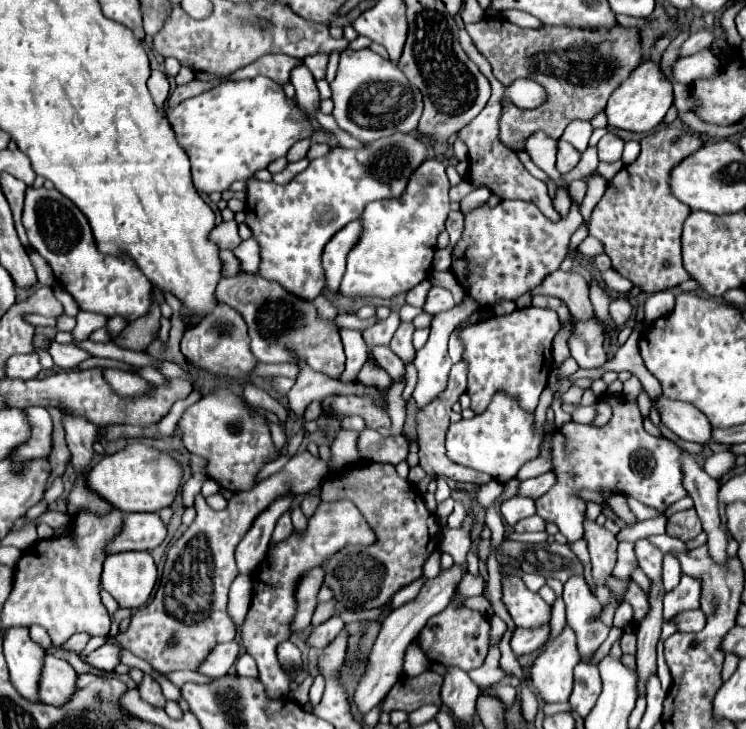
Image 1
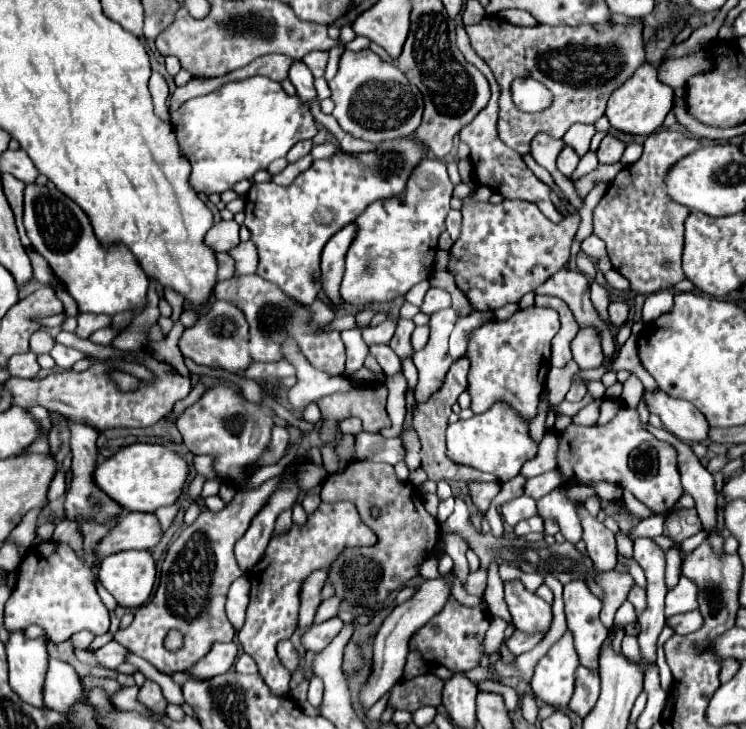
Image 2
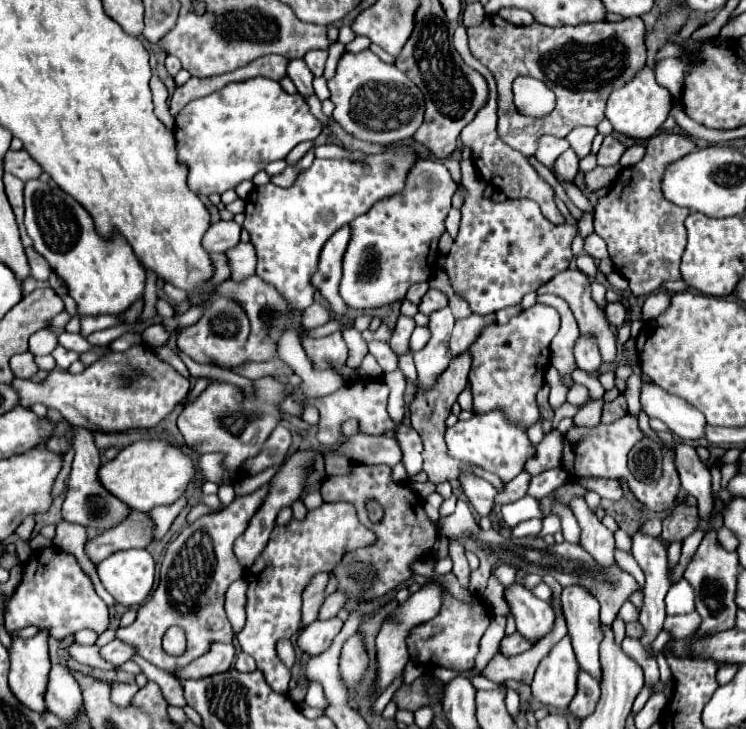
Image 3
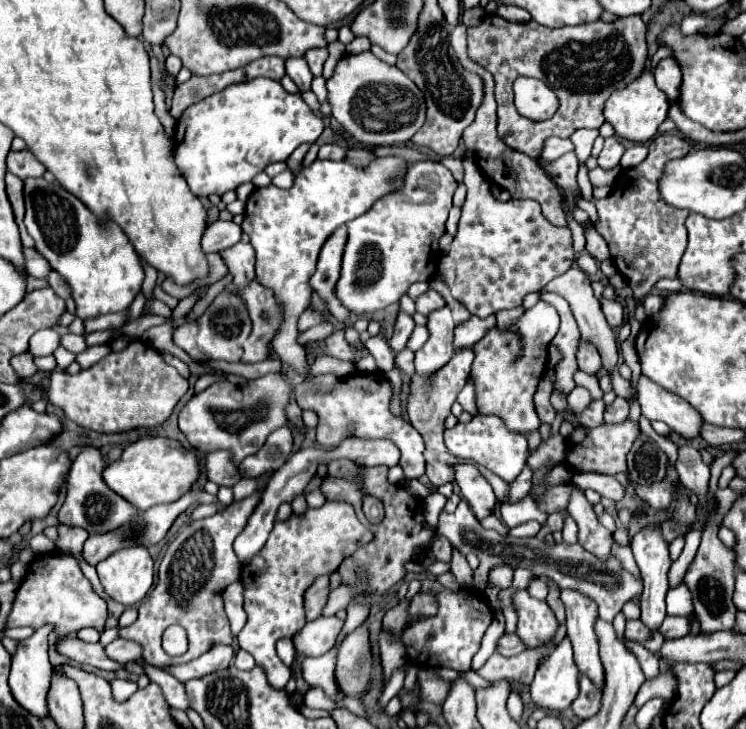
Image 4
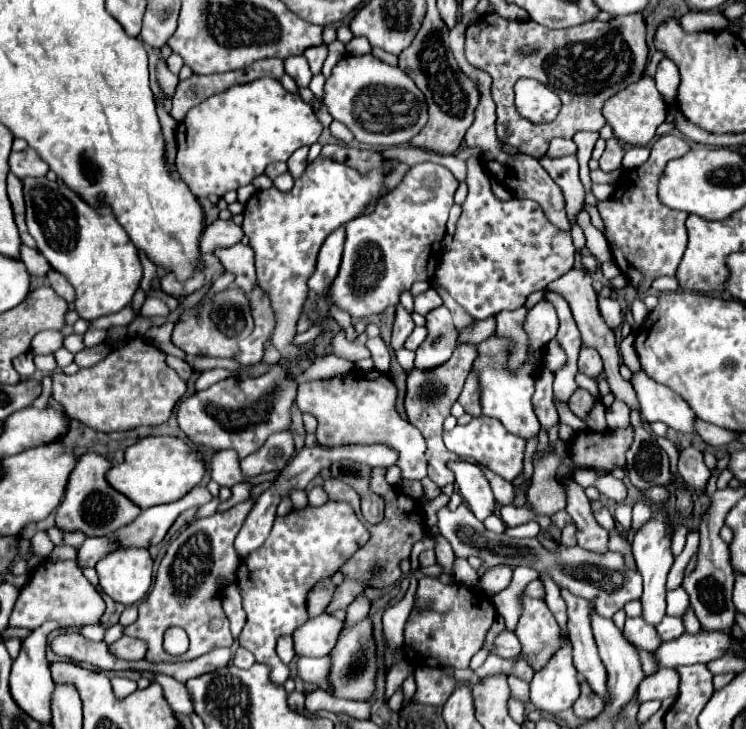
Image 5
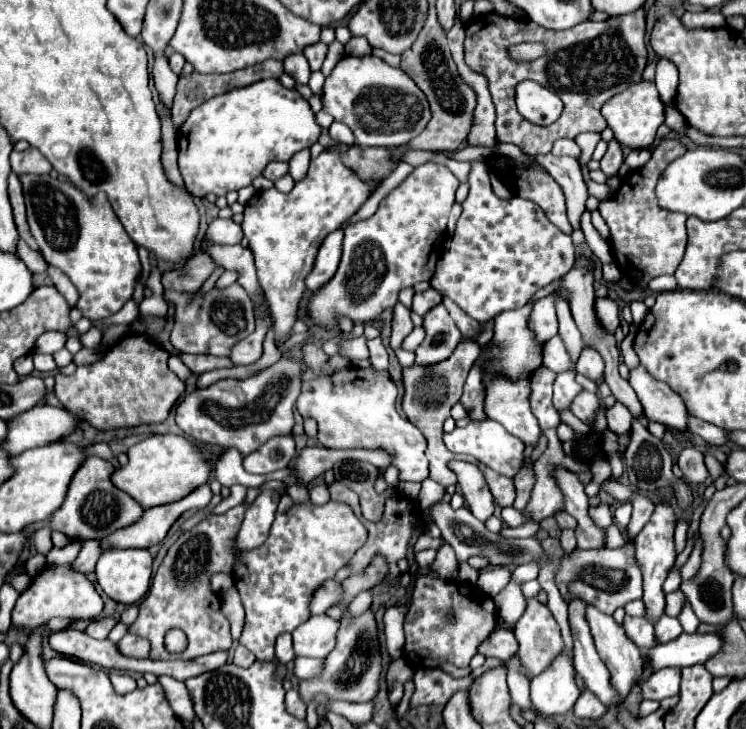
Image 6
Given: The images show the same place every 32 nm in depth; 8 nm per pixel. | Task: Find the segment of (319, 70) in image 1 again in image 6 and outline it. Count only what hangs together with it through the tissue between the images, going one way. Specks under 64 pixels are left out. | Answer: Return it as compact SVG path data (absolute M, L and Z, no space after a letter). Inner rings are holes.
M316 42L316 44L312 44L312 46L306 46L306 48L304 48L304 56L308 58L312 70L320 70L320 68L322 68L322 62L324 62L324 58L326 58L326 44Z

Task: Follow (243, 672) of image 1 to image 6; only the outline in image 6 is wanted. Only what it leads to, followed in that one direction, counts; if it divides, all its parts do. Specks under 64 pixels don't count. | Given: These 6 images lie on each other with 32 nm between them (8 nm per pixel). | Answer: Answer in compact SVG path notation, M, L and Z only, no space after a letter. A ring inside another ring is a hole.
M238 646L238 648L234 650L234 658L232 658L232 662L234 662L236 666L248 668L248 666L252 666L252 662L254 662L254 660L256 660L256 658L254 658L254 654L252 654L248 648Z

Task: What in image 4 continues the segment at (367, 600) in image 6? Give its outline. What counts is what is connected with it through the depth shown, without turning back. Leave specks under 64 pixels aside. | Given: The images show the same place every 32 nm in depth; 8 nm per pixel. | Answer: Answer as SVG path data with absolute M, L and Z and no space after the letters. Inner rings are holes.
M354 602L354 604L350 604L350 606L346 608L346 612L348 612L348 618L346 618L344 628L342 628L342 632L340 632L340 638L342 638L344 634L350 634L356 626L360 626L360 622L364 622L364 620L368 618L368 604L364 604L364 602Z

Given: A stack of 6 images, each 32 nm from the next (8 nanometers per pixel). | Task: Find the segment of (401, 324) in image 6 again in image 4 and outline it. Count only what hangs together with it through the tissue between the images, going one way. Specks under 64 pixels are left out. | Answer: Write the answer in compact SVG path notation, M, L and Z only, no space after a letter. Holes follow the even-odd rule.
M398 312L398 318L396 318L396 324L394 324L394 334L392 334L392 338L390 338L390 348L394 350L394 352L400 352L400 350L404 350L406 348L406 342L408 342L408 338L410 338L410 334L412 334L412 330L414 330L414 320L412 320L412 316L408 316L406 312Z

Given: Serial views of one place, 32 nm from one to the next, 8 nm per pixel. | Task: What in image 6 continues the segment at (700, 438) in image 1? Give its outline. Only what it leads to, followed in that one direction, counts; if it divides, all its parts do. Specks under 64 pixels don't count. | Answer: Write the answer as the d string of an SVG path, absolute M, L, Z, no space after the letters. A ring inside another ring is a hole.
M642 364L630 368L628 382L638 394L638 400L642 402L648 420L662 422L666 426L678 426L678 430L686 430L686 422L690 414L682 398L676 392L672 392L668 384L650 376Z

